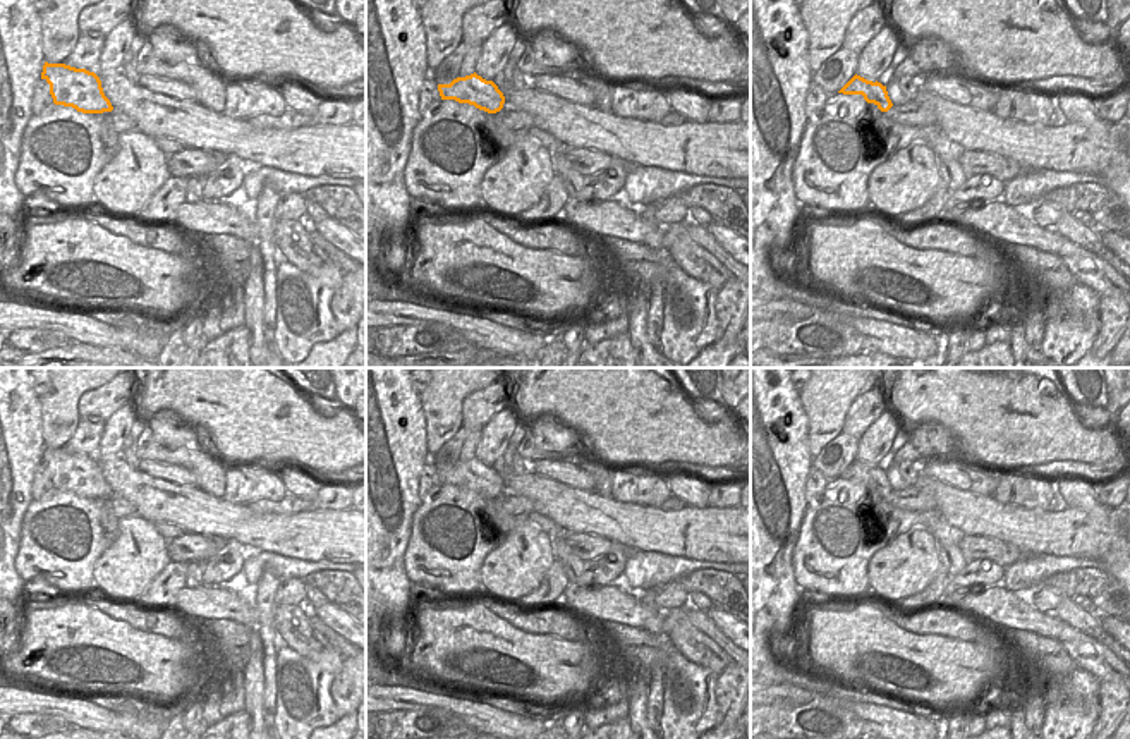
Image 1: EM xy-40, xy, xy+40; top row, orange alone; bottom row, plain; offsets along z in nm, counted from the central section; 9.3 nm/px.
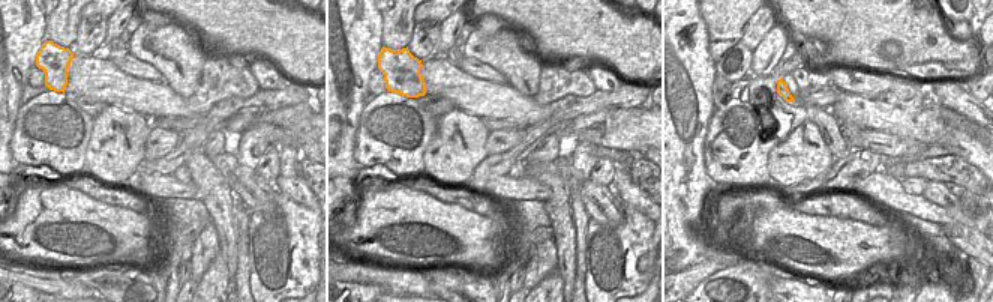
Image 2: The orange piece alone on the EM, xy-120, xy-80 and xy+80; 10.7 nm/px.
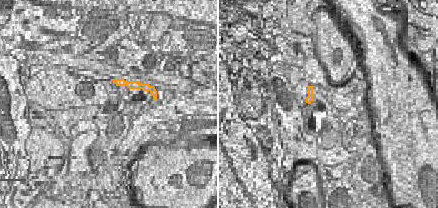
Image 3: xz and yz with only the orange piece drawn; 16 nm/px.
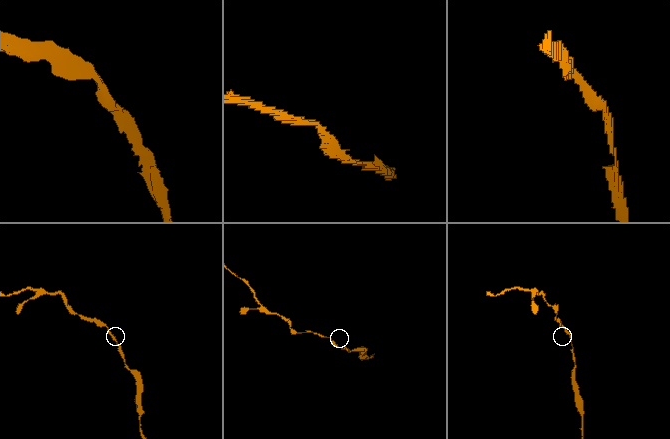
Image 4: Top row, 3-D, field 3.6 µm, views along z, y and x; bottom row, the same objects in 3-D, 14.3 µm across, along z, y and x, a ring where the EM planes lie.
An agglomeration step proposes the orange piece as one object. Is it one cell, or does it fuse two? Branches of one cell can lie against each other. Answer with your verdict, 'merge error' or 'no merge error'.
no merge error

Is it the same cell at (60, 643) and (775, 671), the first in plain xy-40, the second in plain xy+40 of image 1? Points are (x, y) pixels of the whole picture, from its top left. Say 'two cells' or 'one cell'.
two cells

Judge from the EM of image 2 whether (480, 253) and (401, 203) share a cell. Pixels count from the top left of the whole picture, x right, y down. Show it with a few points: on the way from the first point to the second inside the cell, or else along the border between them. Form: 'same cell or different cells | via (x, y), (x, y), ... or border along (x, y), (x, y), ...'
same cell | via (461, 238), (437, 224), (420, 220)

